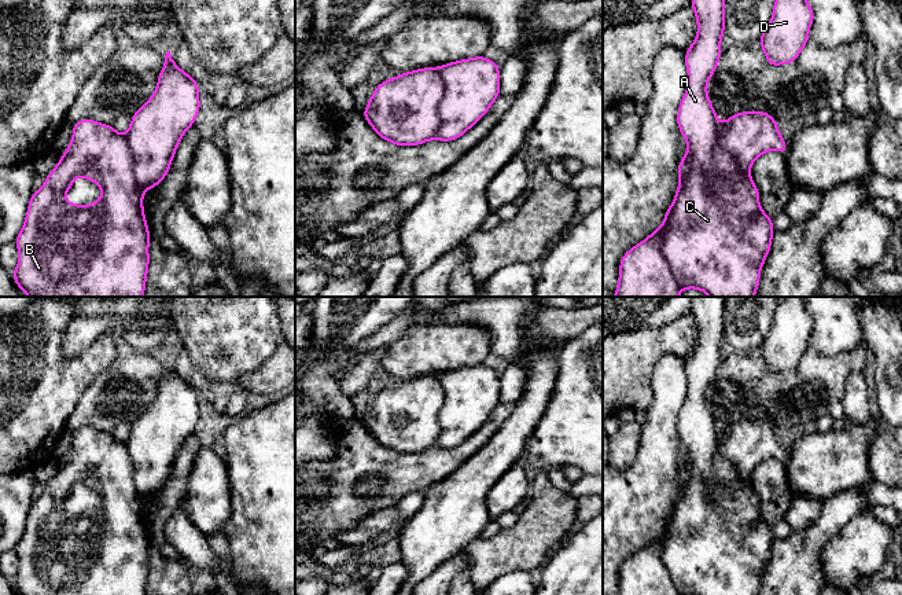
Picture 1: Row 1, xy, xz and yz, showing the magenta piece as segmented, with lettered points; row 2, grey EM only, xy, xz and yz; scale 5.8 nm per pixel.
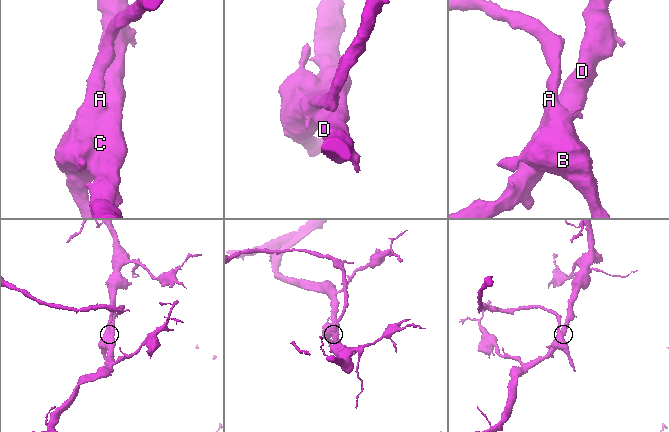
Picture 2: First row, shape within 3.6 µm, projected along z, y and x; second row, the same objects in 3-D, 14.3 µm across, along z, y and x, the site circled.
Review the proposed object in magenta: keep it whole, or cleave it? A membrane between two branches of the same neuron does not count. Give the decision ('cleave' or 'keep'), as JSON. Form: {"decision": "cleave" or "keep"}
{"decision": "cleave"}

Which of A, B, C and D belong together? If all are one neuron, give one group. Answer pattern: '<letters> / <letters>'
A B C / D

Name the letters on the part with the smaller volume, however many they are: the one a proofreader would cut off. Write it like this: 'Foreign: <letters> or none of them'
Foreign: A, B, C

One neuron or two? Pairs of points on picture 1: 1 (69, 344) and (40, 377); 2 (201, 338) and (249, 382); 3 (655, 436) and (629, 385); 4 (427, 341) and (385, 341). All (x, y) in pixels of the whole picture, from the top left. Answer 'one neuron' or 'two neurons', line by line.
1: two neurons
2: two neurons
3: two neurons
4: two neurons

